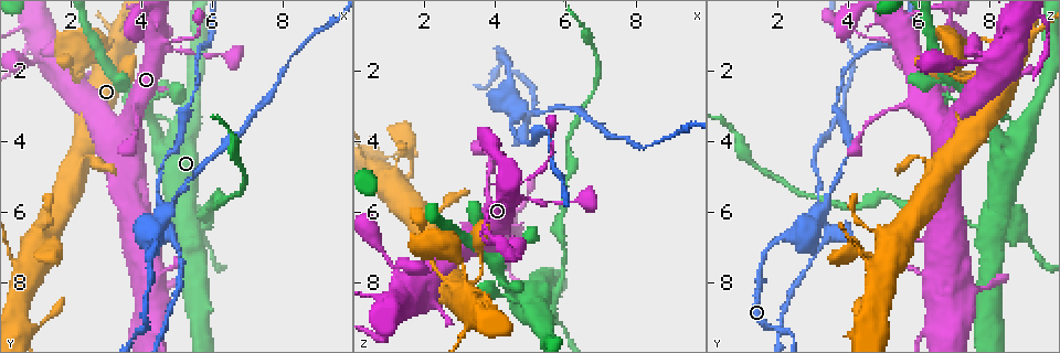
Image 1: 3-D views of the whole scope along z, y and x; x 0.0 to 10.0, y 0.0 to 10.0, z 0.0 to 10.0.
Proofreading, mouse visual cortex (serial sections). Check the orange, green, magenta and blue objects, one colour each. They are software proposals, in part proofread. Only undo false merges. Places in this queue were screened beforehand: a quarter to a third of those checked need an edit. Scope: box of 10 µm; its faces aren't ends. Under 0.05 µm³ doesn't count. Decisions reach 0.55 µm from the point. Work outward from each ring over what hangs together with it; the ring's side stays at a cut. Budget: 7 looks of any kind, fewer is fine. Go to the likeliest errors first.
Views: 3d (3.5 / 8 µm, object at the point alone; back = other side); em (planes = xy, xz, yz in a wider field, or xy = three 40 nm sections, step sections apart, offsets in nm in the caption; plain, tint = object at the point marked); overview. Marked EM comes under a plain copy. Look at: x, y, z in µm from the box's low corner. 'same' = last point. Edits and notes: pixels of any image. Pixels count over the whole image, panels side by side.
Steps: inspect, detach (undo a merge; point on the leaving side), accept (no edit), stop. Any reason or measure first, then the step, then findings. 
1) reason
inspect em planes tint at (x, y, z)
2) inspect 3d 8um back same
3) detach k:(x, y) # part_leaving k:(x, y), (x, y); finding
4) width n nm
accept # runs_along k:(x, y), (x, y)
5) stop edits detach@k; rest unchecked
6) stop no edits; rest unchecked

inspect 3d 3.5um at (4.60, 6.15, 3.10)

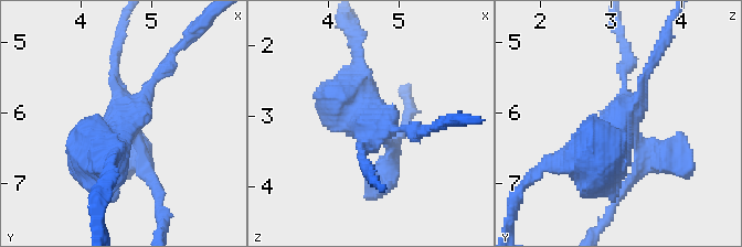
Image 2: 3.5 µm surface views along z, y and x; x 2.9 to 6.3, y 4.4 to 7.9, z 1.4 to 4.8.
arms 4; arm_widths 150, 150, 200, 600 nm
inspect em xy step 2 tint at (4.65, 6.10, 3.10)

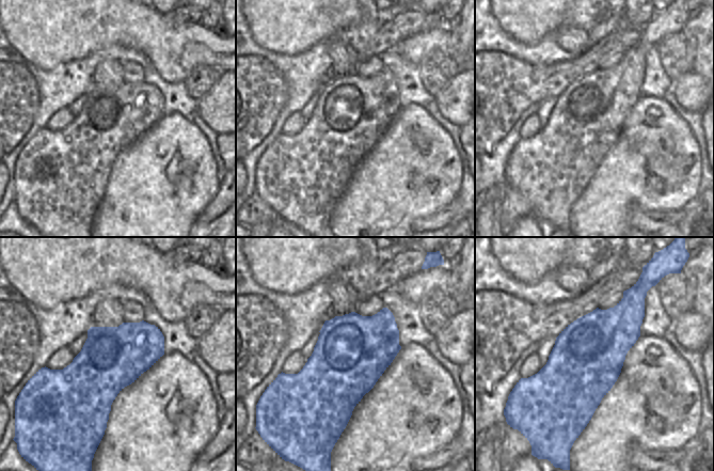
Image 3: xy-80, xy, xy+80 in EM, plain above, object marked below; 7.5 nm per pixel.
another direction
inspect em xy step 1 tint same

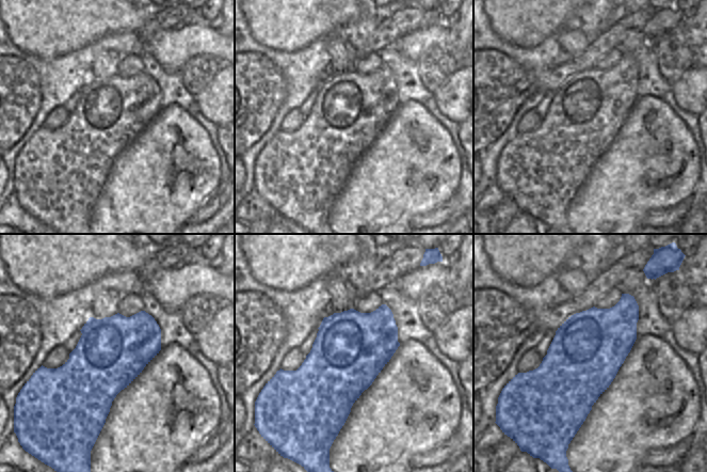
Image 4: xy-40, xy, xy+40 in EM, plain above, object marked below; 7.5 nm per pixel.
detach 2:(388, 172) # part_leaving 2:(373, 140), (362, 162), (377, 182); a second cell is stuck on

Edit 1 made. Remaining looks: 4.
calibre changes
inspect 3d 8um at (4.55, 1.20, 5.40)

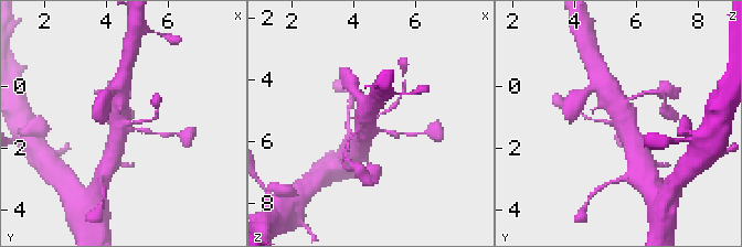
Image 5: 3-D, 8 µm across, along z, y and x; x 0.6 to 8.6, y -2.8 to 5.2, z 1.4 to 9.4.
inspect em planes tint same

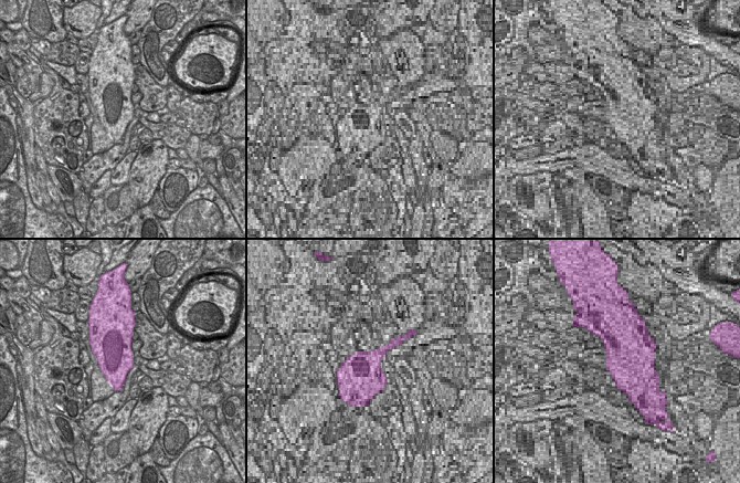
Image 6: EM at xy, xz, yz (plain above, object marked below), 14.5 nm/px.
accept # runs_along 5:(633, 146), (624, 110), (605, 89); continuous, no second cell

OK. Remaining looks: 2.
stop edits detach@2; rest unchecked

